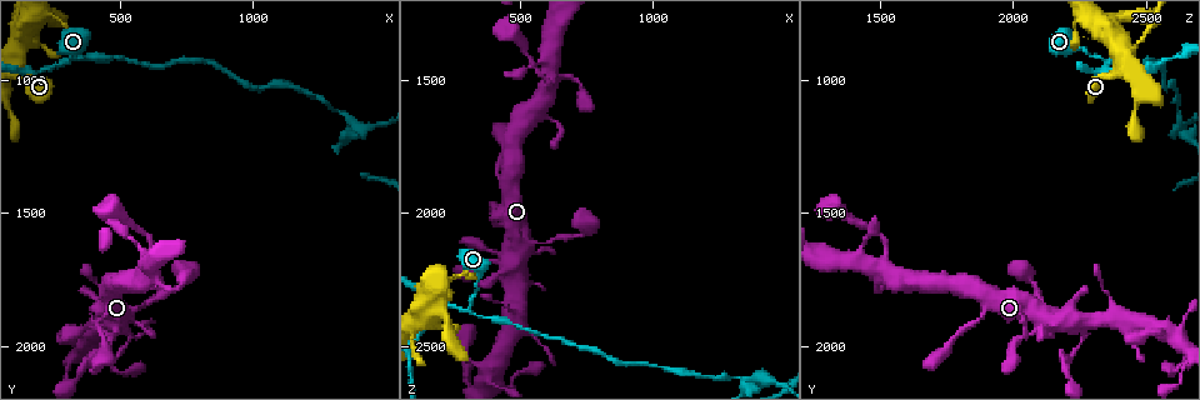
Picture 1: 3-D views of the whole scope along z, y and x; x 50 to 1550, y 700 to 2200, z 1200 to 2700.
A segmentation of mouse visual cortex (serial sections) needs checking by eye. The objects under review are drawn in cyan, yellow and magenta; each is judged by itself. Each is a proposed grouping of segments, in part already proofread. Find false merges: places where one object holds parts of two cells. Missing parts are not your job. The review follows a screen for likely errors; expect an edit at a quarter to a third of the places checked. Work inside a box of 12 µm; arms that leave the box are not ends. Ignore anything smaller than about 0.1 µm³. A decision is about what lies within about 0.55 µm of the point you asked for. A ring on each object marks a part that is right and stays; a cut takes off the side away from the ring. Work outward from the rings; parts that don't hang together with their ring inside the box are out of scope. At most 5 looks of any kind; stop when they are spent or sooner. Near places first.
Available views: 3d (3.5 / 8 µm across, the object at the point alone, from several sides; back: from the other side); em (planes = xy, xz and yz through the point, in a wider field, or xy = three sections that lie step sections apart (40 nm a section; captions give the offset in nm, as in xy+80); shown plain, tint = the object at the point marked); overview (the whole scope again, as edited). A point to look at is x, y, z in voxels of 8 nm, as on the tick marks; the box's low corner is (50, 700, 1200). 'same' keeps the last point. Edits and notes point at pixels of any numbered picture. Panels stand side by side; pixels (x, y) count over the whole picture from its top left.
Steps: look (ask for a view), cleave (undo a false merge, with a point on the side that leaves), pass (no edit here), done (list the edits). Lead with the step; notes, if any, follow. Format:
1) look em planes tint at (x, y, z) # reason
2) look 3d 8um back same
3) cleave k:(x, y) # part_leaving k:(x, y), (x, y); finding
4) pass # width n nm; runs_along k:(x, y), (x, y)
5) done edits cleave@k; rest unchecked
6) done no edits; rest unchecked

look 3d 3.5um at (300, 940, 2350)

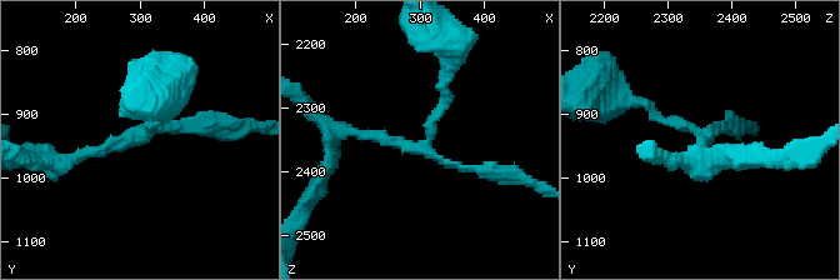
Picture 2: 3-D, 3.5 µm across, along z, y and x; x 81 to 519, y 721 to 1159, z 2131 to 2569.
look em xy step 1 tint at (315, 930, 2360)

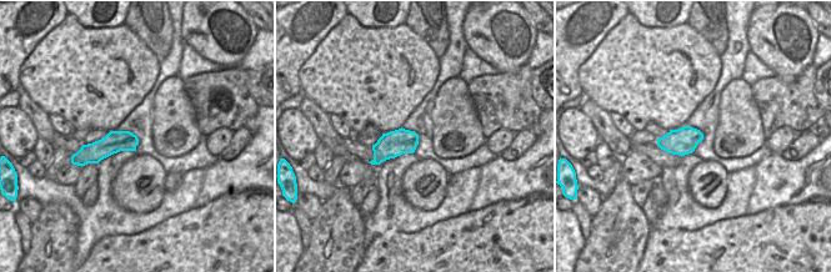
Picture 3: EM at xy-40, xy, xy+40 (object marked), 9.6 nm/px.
pass # all the same cell

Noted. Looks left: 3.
look em xy step 2 tint at (1400, 1170, 2630) # abrupt turn

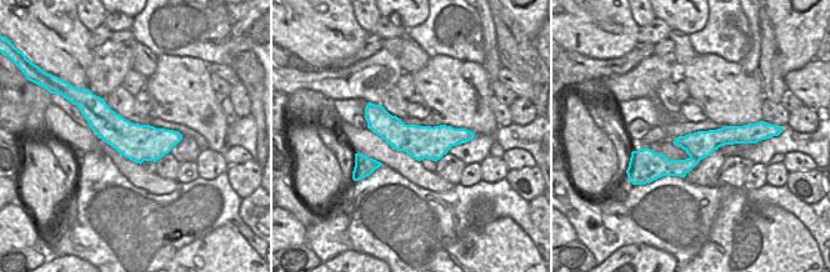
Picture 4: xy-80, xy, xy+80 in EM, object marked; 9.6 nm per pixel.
look 3d 3.5um same # wider look

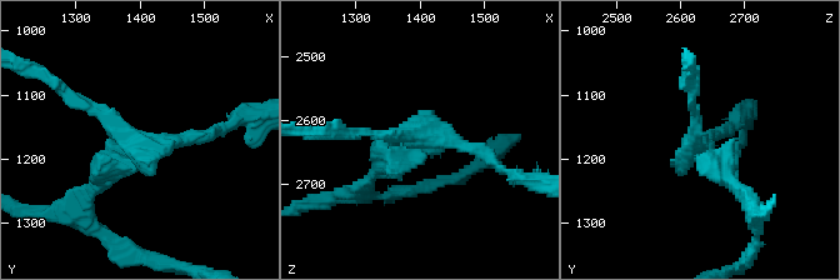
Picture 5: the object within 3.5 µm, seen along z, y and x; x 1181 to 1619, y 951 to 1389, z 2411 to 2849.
cleave 5:(729, 164) # arm_widths 150, 200, 250 nm; two cells meet here

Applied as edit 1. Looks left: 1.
done edits cleave@5; rest unchecked

